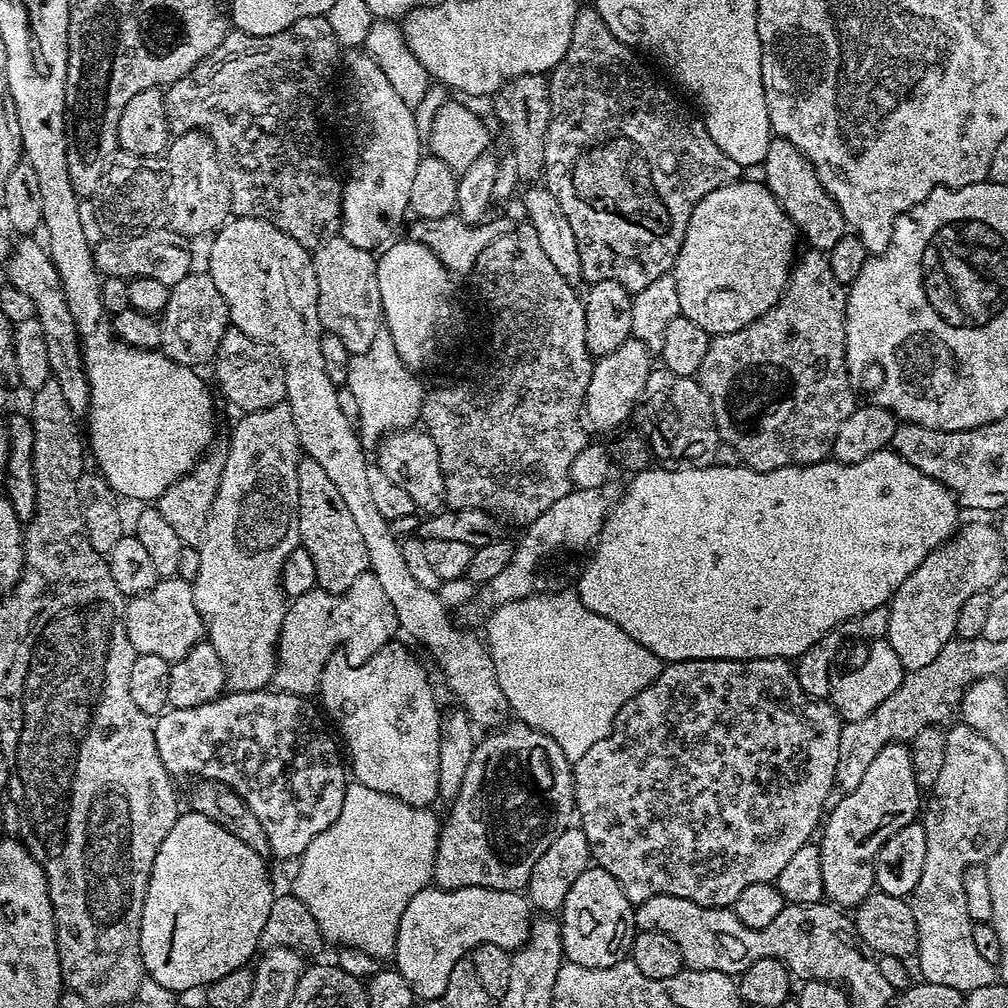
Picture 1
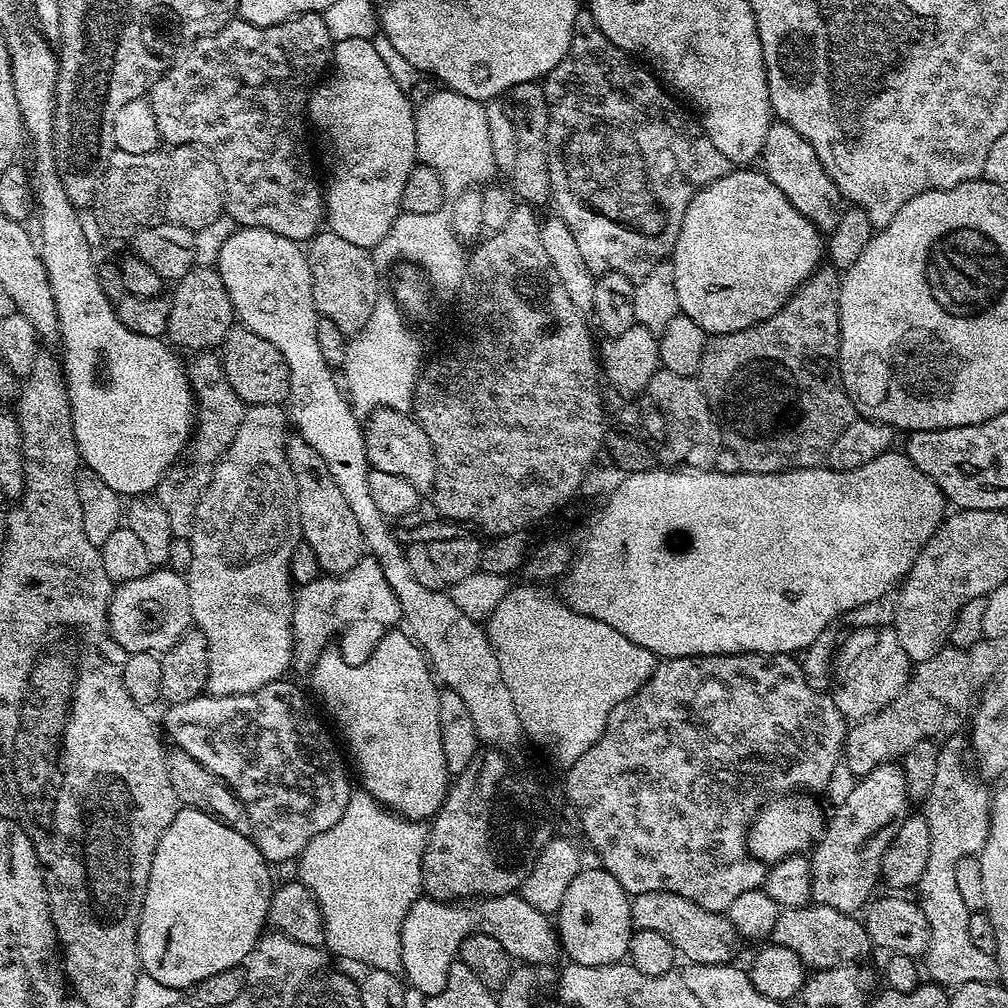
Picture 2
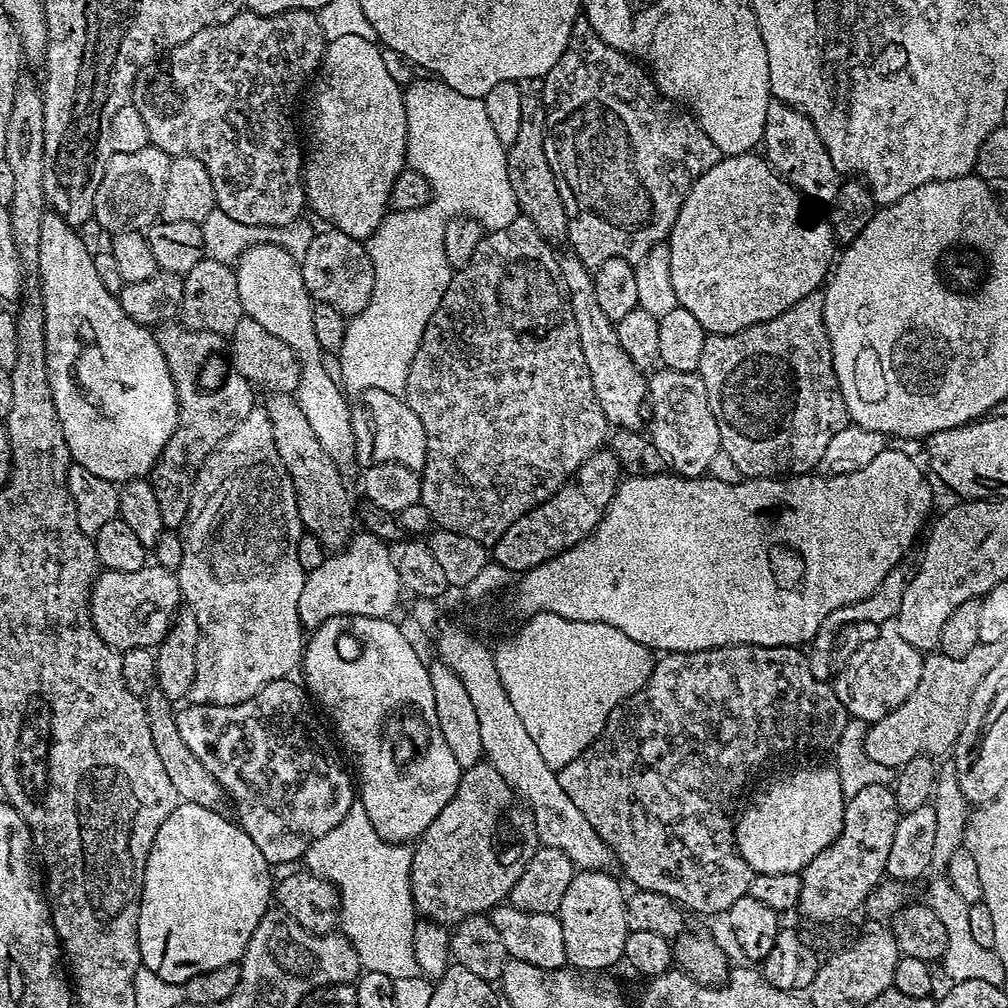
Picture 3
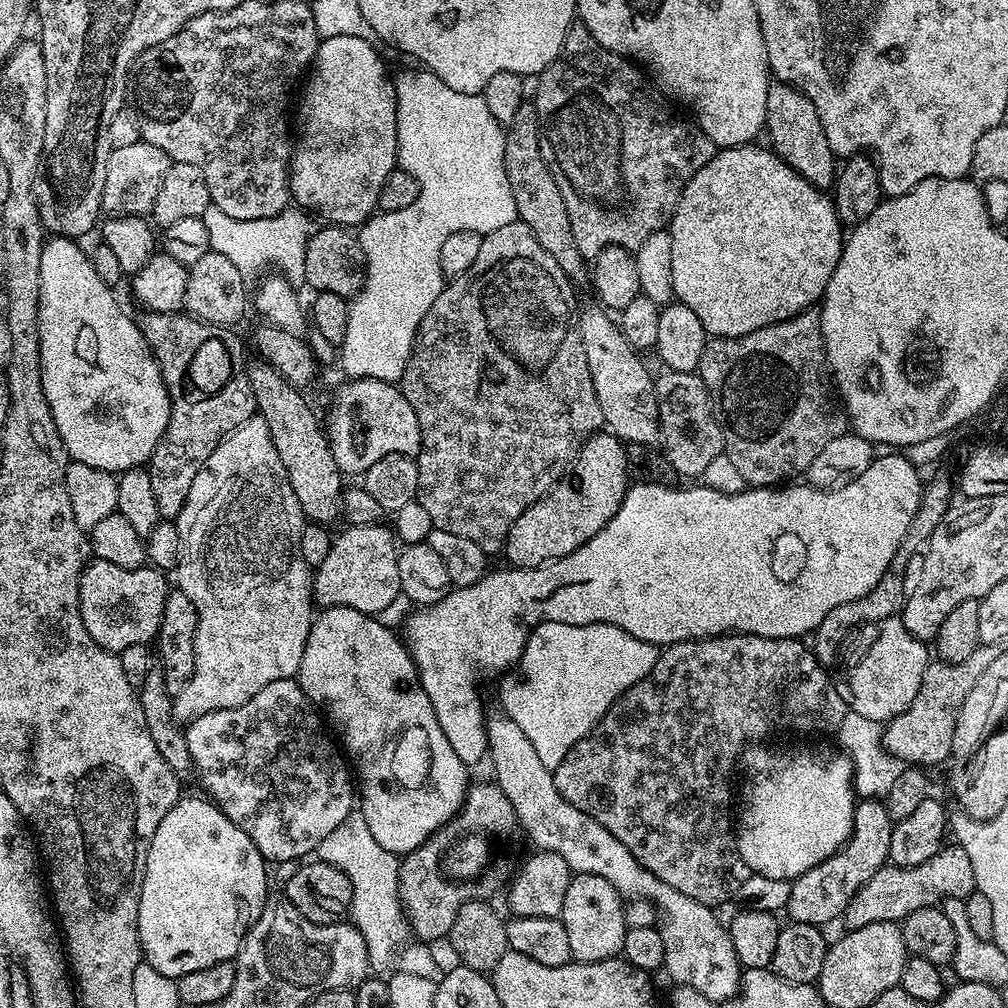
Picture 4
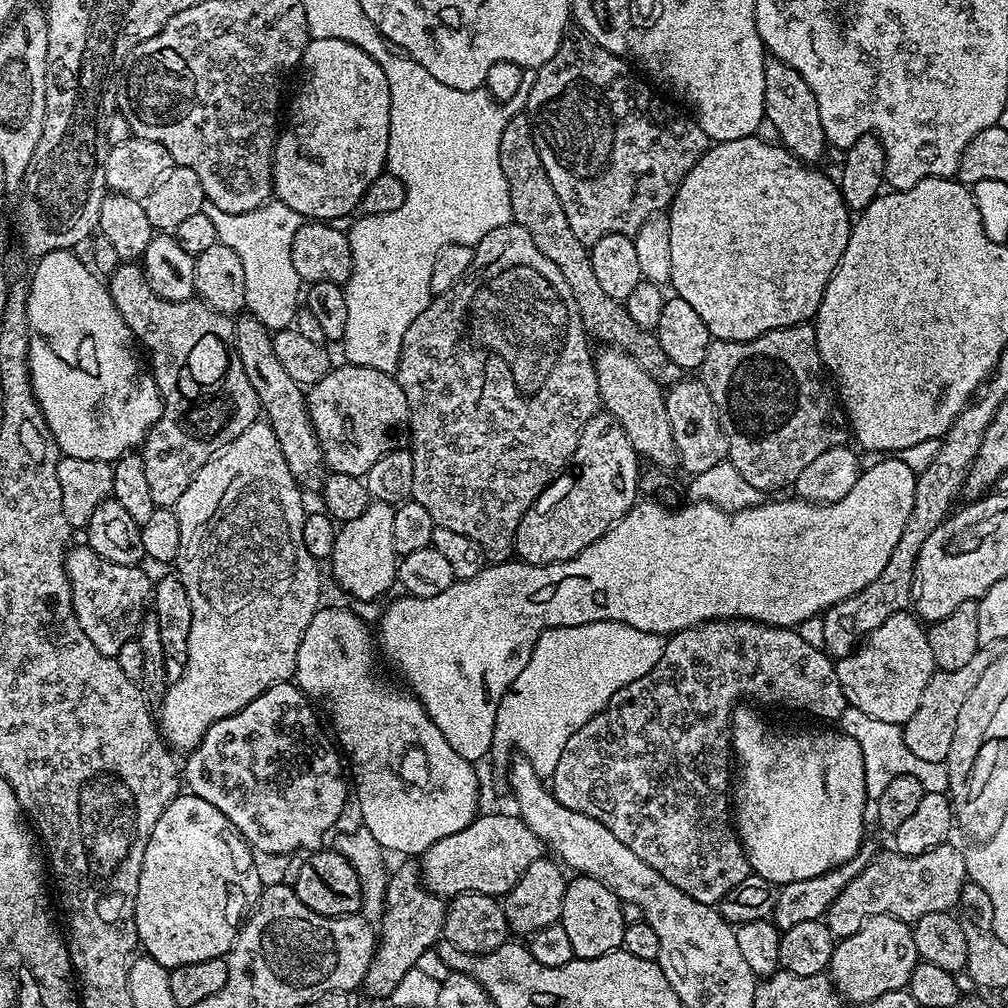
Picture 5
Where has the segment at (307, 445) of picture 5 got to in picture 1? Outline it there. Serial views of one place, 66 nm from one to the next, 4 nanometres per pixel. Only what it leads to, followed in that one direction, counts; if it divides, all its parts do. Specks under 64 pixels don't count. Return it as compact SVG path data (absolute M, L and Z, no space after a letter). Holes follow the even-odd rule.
M301 455L296 463L298 474L298 534L300 547L310 554L314 562L316 587L323 592L344 592L354 586L356 579L369 571L366 545L350 514L342 494L330 482L330 477L314 462L314 458Z

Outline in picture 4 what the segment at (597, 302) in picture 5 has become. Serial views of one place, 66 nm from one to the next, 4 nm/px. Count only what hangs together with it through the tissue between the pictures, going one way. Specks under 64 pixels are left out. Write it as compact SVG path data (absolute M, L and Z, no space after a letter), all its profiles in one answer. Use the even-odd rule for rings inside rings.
M525 102L522 106L518 106L518 114L515 122L507 129L504 137L504 165L506 166L506 178L510 178L510 190L514 194L514 206L519 220L526 226L530 226L530 230L534 230L534 238L538 238L538 242L542 242L542 250L546 250L550 254L550 258L554 258L554 262L558 262L558 266L562 266L562 270L568 275L568 279L573 282L579 282L586 276L586 261L584 255L578 250L578 246L574 246L574 230L570 230L570 214L566 210L566 202L562 202L562 190L558 190L558 182L554 182L554 174L550 174L548 164L544 161L542 154L542 146L540 145L540 126L536 118L536 105L532 102Z

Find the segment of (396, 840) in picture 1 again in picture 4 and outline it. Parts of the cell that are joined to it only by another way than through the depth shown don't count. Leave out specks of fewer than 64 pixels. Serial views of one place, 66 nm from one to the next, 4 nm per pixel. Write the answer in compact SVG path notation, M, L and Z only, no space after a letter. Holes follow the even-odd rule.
M359 810L352 811L342 826L337 826L332 833L326 834L326 838L322 838L315 855L330 866L342 870L342 874L350 878L350 920L366 942L369 969L376 974L405 972L439 981L442 967L432 957L428 949L431 947L427 943L410 939L410 929L400 906L401 857L374 842L374 834L370 834L370 826L366 826L364 815Z

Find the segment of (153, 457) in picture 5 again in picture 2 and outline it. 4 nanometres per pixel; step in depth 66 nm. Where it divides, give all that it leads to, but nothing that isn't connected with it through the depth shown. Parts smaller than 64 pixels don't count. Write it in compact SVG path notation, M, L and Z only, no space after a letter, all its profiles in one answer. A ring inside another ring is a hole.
M197 351L191 358L193 360L189 359L186 367L194 397L194 431L183 457L166 470L154 490L156 500L162 502L162 510L166 510L166 519L170 521L170 530L176 538L191 537L198 502L208 489L212 471L220 457L234 442L234 434L246 411L244 399L236 393L234 386L230 386L223 359L215 351Z

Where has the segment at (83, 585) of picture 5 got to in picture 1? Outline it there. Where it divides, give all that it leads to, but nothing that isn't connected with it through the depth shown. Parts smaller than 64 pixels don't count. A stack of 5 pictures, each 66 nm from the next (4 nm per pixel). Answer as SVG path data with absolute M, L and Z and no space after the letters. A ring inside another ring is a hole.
M179 578L157 579L153 588L131 597L124 605L124 629L126 638L130 638L130 646L134 646L137 654L158 654L158 658L166 658L170 662L181 660L195 644L201 643L206 632L204 620L198 614L198 606L194 606L191 583Z

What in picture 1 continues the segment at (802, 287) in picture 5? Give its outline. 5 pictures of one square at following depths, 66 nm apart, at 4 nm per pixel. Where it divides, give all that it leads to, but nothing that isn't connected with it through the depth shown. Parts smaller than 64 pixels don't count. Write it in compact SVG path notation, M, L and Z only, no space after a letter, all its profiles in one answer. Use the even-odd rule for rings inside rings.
M741 178L710 190L710 194L706 194L706 198L694 206L686 226L682 250L678 250L674 275L678 282L680 315L690 318L690 322L698 322L698 326L702 326L709 337L734 334L734 330L750 326L750 322L770 311L784 292L798 256L798 233L794 222L786 210L782 210L767 184L756 180Z

